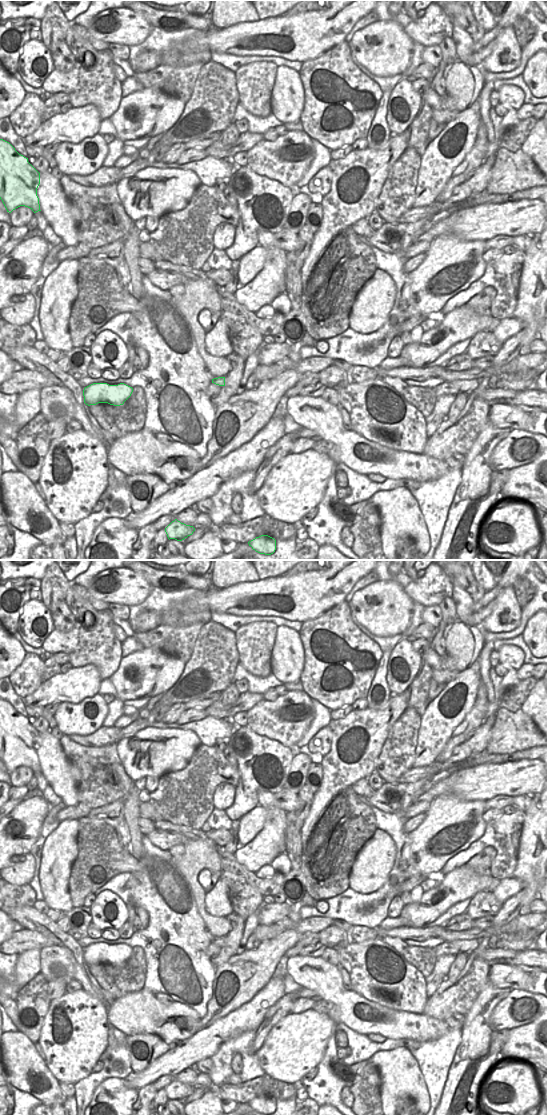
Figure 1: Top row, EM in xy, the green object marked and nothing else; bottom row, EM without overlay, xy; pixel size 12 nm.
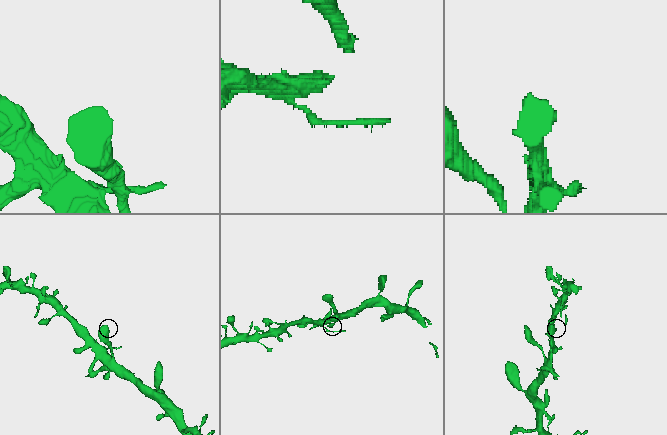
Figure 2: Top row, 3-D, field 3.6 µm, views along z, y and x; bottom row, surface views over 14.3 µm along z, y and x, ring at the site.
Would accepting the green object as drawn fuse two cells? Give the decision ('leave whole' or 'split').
leave whole

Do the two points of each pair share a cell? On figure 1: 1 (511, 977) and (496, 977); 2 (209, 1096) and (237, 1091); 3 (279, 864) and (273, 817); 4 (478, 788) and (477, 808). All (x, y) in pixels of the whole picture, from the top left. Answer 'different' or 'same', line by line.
1: same
2: different
3: different
4: different

